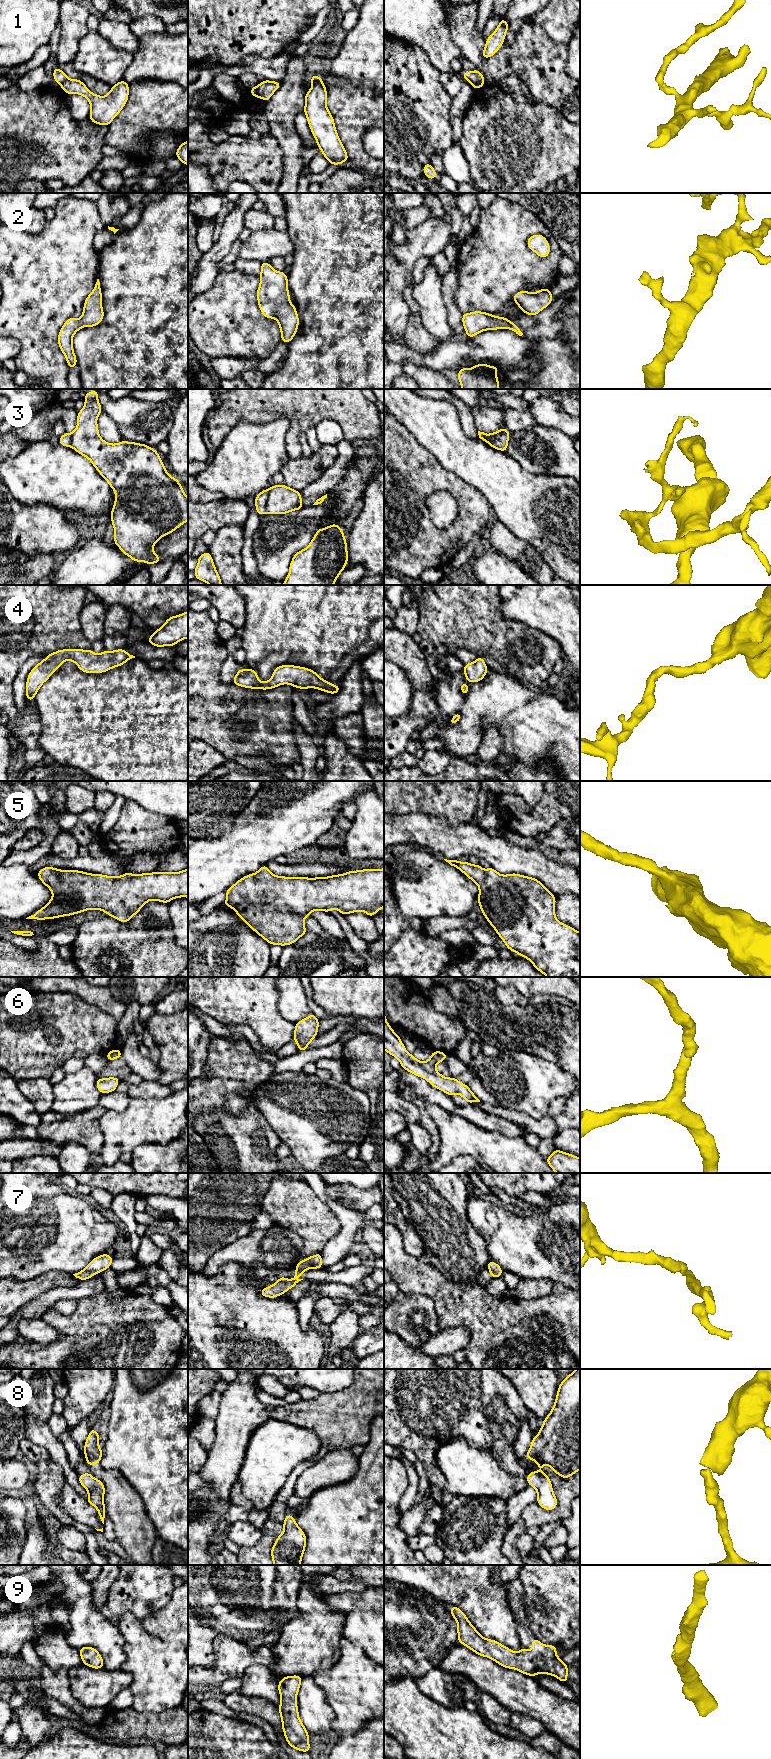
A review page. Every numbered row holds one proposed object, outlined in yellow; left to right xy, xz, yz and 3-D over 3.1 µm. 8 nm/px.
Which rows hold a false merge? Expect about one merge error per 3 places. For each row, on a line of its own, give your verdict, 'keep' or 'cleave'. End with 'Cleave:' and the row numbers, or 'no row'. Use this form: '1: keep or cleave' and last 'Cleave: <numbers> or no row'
1: cleave
2: keep
3: cleave
4: keep
5: keep
6: keep
7: keep
8: cleave
9: keep
Cleave: 1, 3, 8

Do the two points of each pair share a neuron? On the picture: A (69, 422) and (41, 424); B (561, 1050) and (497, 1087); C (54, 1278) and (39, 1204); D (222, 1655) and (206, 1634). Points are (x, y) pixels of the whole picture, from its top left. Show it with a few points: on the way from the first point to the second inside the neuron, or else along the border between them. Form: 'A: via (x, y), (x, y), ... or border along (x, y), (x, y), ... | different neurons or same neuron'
A: via (62, 416), (48, 417) | same neuron
B: border along (523, 1051), (553, 1062), (565, 1072) | different neurons
C: border along (72, 1273), (44, 1272), (31, 1280) | different neurons
D: border along (237, 1640), (218, 1635), (214, 1664), (205, 1666) | different neurons

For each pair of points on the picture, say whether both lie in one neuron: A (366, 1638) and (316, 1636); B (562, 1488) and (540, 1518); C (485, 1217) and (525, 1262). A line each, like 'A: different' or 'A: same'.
A: different
B: same
C: same

